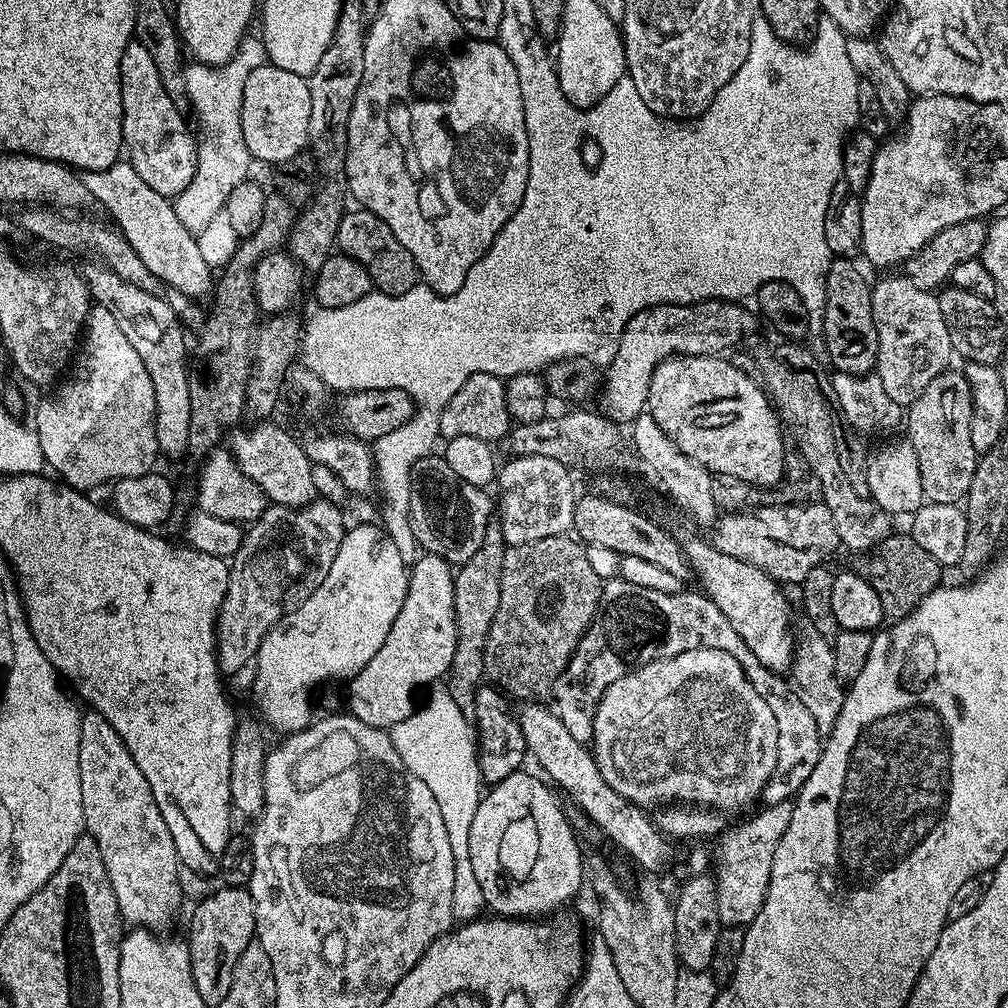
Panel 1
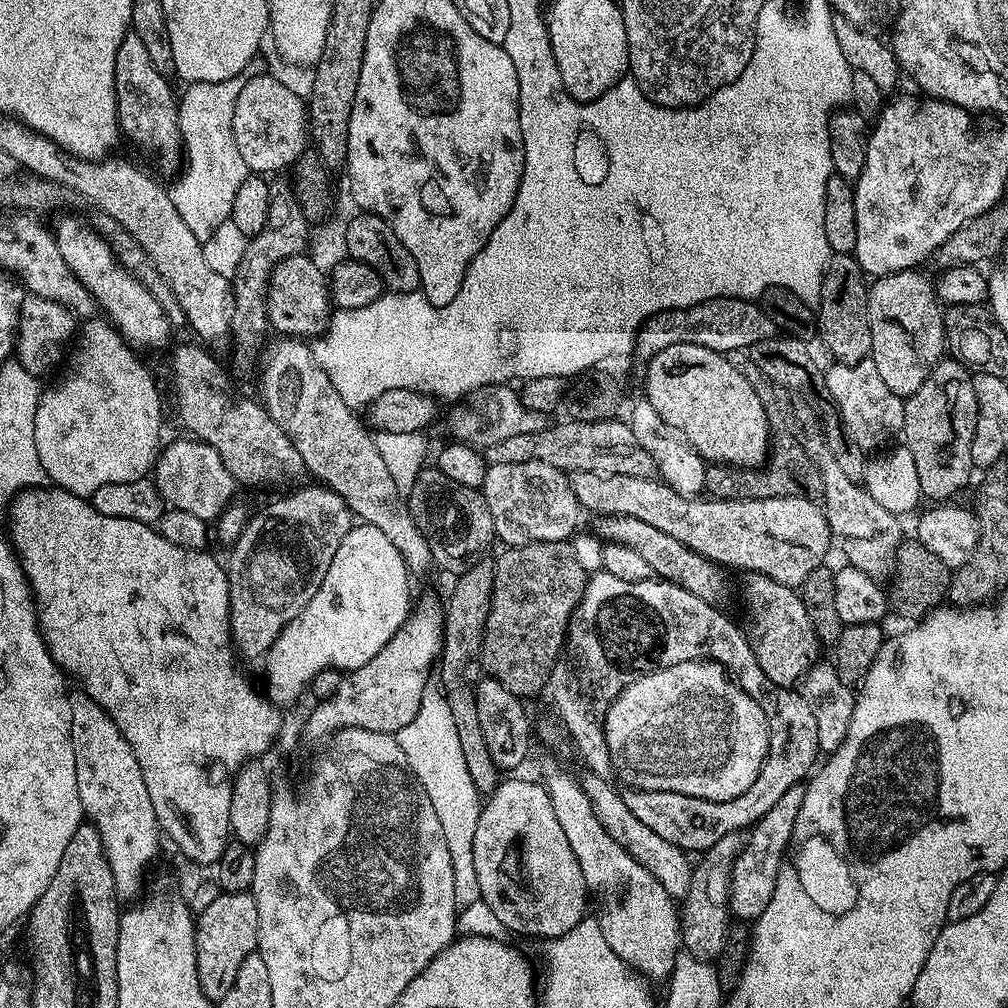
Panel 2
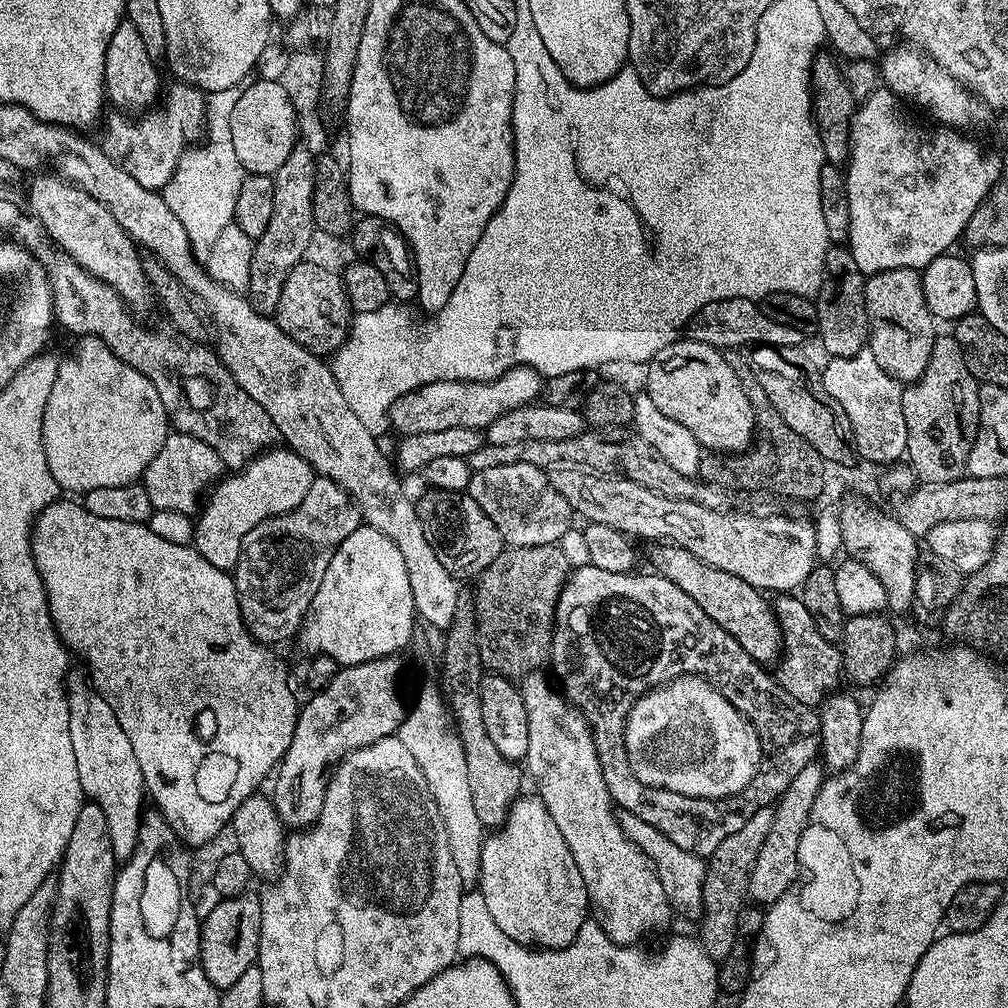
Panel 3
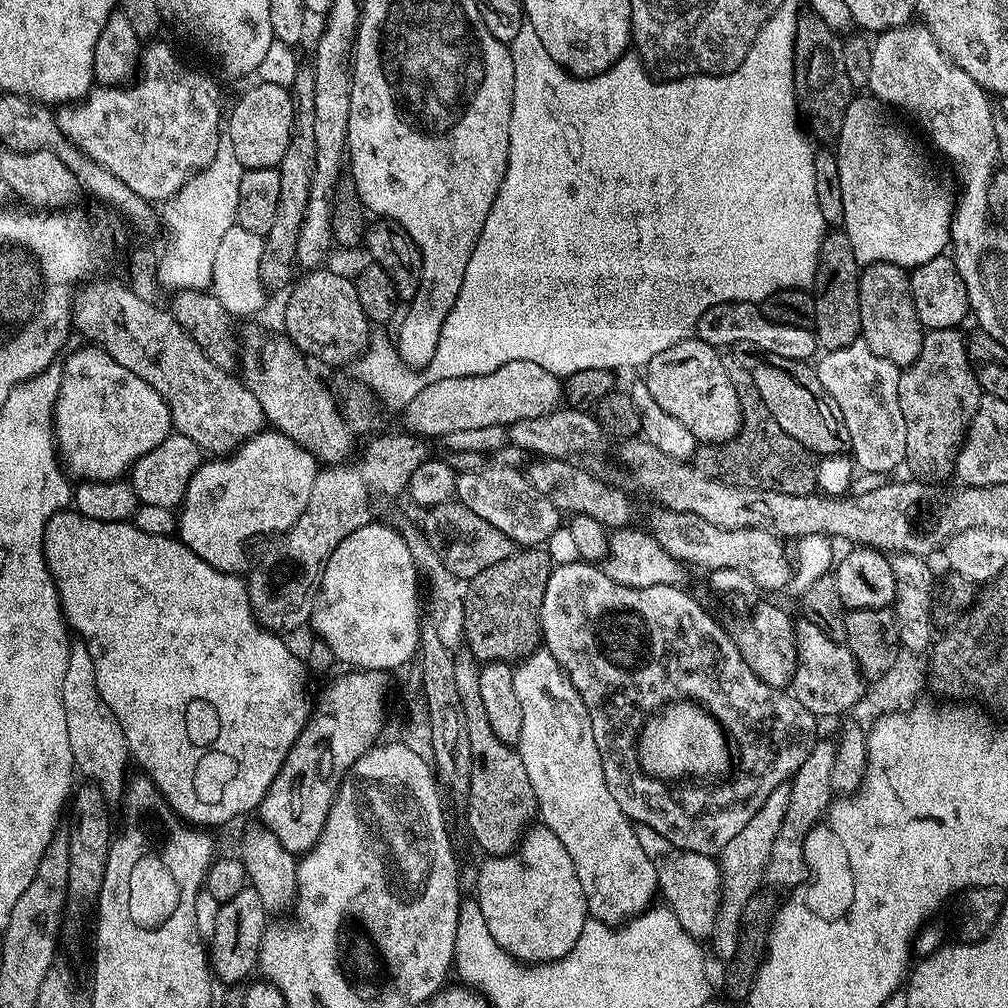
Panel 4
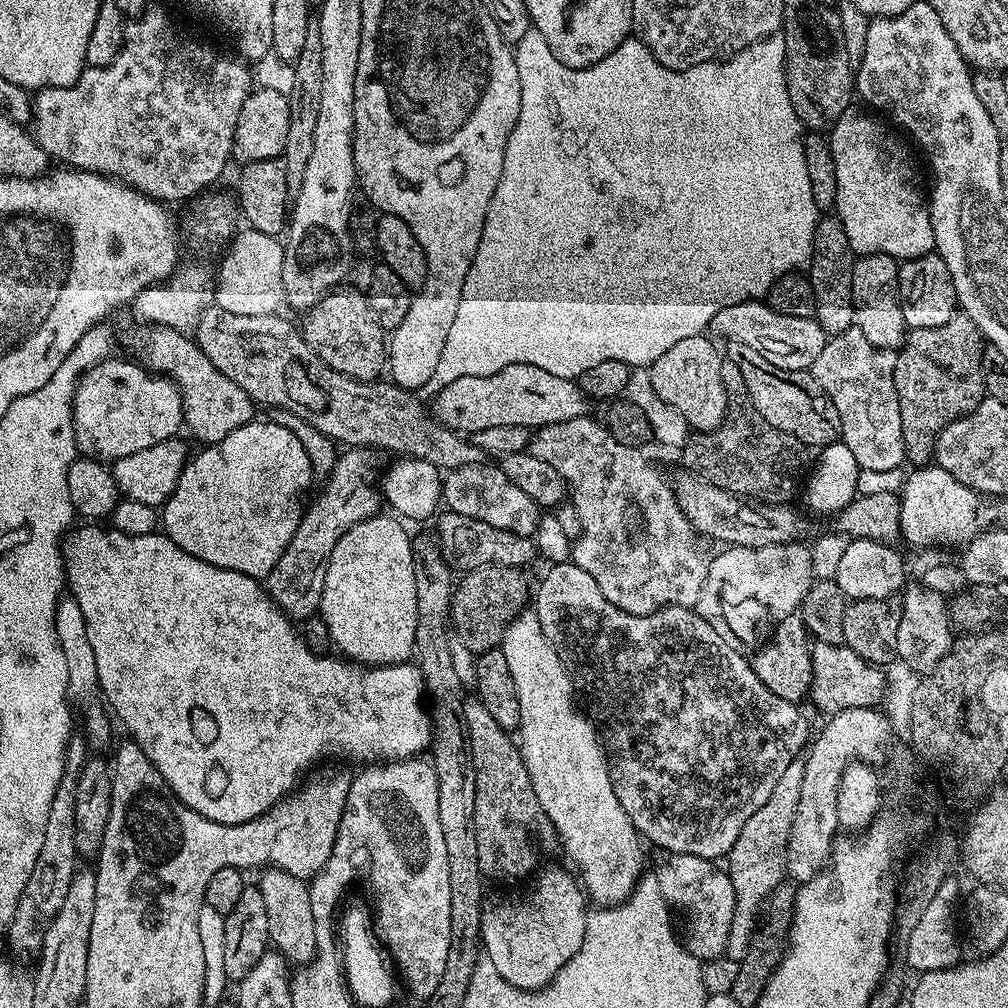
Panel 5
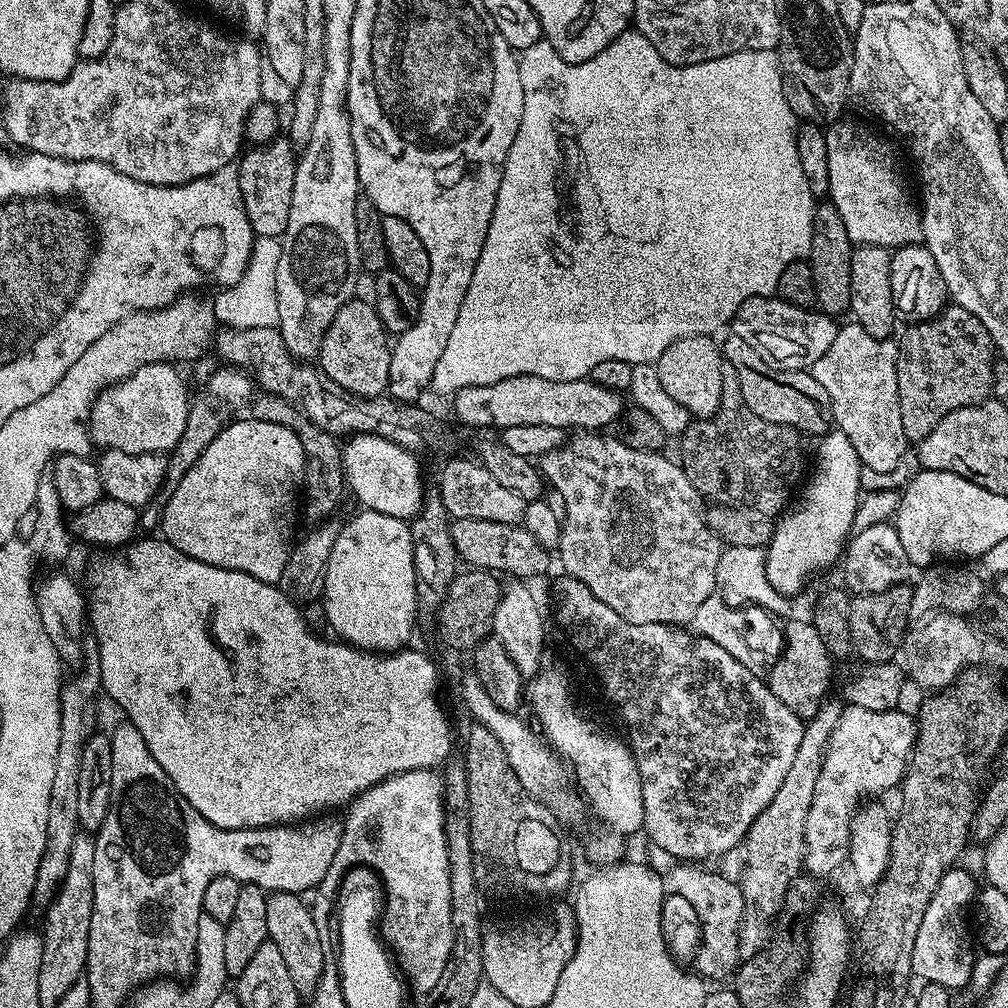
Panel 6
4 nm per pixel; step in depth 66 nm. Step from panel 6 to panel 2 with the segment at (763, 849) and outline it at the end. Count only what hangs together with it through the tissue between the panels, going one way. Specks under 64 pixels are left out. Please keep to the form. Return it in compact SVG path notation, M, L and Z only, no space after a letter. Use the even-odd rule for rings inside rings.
M744 832L725 834L714 846L710 846L695 861L690 878L689 889L686 890L680 914L680 938L683 951L689 952L696 960L715 962L722 954L722 946L726 946L730 913L728 910L728 895L734 862L746 847Z

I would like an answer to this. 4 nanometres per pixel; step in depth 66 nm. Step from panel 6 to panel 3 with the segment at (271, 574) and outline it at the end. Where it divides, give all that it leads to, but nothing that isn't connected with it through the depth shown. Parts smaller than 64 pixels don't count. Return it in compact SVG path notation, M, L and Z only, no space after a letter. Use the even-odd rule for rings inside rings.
M274 446L254 456L247 467L227 476L209 491L199 511L193 545L211 565L228 572L236 567L246 534L264 520L296 509L306 498L316 475L309 463L292 449Z

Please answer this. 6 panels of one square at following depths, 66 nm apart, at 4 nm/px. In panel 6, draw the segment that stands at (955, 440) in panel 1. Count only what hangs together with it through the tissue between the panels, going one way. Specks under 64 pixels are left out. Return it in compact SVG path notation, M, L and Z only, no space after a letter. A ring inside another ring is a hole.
M952 302L943 312L931 320L921 320L908 326L904 337L898 340L898 402L902 410L902 430L910 442L919 442L926 439L954 410L969 408L975 404L983 404L992 396L992 365L994 363L994 345L986 326L970 314L970 310L959 308Z

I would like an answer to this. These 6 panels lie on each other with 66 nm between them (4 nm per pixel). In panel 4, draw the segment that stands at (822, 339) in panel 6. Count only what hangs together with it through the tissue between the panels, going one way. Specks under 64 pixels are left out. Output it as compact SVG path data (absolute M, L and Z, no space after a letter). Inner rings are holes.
M755 303L710 306L710 310L706 310L702 318L698 318L694 336L695 339L704 340L717 350L724 350L738 344L752 344L763 352L801 362L811 361L818 352L818 341L813 329L802 326L782 326L778 322L770 322L770 318L763 316Z

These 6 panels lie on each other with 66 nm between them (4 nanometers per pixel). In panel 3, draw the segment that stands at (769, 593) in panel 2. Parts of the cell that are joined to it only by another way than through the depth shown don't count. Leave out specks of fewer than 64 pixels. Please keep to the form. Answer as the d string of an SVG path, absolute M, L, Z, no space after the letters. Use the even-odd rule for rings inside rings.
M777 595L774 600L774 611L780 627L782 645L778 663L775 665L777 668L774 668L775 683L780 684L782 690L798 702L819 706L824 703L827 696L831 696L841 687L844 662L840 649L833 641L818 634L818 626L814 626L814 618L810 618L810 610L802 606L799 595Z

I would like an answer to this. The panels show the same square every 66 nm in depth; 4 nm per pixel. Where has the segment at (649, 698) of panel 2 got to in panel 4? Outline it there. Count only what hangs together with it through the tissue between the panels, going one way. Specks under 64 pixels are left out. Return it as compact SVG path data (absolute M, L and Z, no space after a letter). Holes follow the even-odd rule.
M672 702L645 720L648 721L639 729L635 750L641 769L649 776L665 782L684 782L689 778L704 782L707 776L729 775L728 763L734 760L733 753L728 753L730 740L707 708L696 702Z

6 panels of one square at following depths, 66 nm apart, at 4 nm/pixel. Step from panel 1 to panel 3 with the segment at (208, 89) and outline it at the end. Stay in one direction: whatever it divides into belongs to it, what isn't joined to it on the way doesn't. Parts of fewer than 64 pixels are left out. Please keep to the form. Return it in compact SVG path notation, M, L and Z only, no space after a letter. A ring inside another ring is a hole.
M234 87L230 90L207 93L203 127L206 135L202 142L184 149L170 182L166 182L162 190L166 206L170 206L170 210L174 210L174 214L178 216L178 222L186 226L186 238L190 238L192 253L200 262L206 260L222 230L234 222L238 190L242 190L242 182L246 175L243 164L234 150L230 134L230 114L240 91L239 87Z

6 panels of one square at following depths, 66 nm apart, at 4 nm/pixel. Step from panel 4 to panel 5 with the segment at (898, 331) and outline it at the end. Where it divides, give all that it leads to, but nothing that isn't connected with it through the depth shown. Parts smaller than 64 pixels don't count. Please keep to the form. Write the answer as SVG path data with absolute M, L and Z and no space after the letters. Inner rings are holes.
M879 252L861 256L852 266L852 305L855 327L866 334L866 338L879 348L899 349L906 335L906 325L900 305L900 264Z

